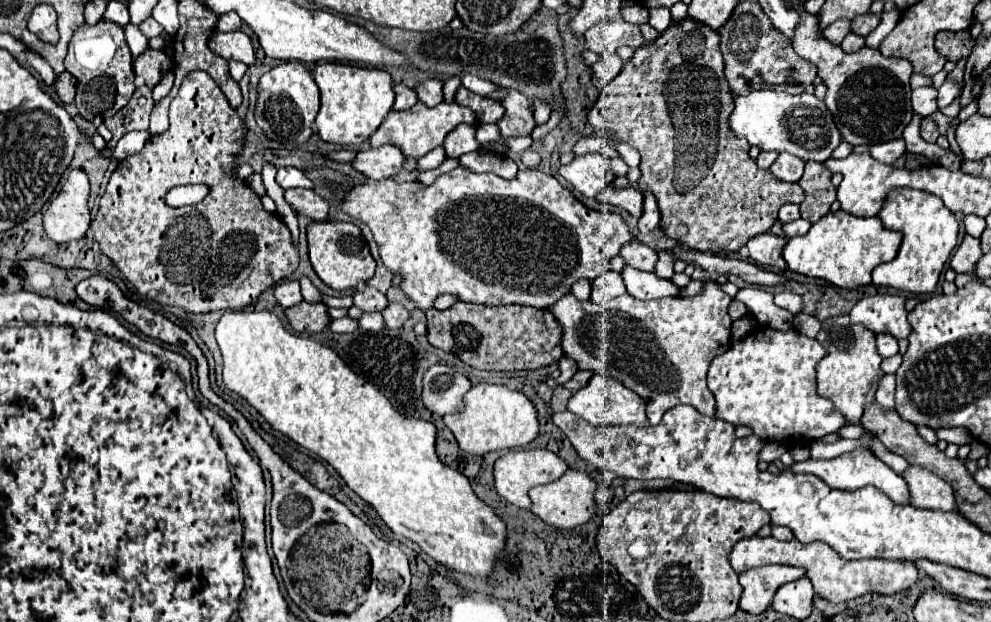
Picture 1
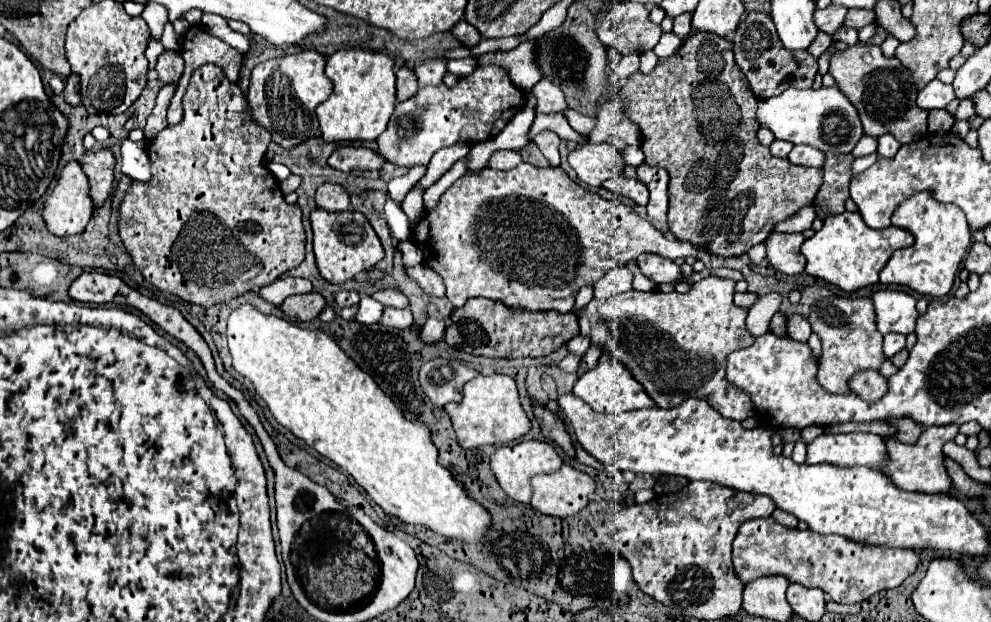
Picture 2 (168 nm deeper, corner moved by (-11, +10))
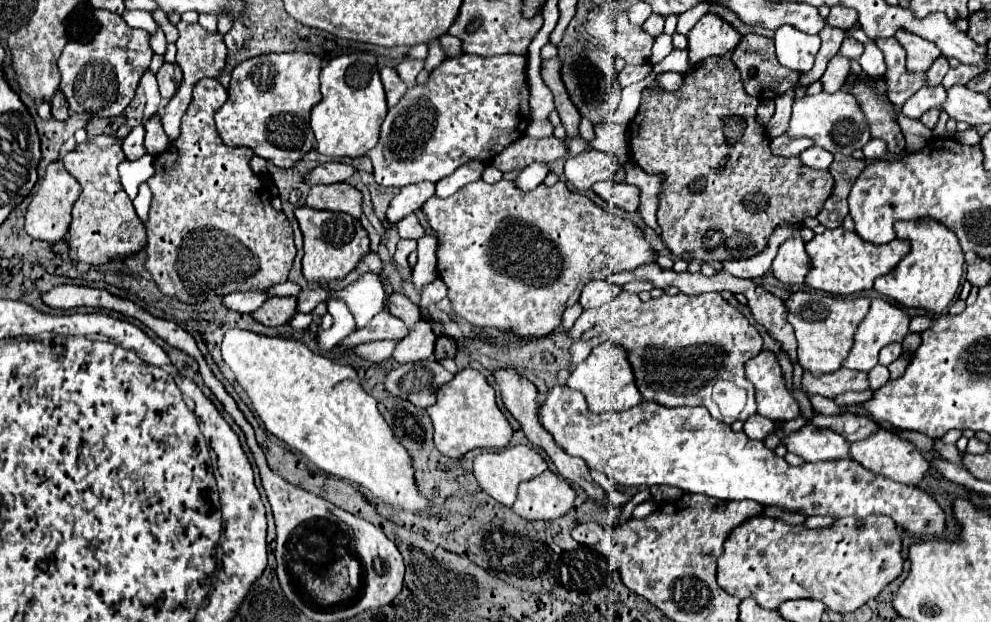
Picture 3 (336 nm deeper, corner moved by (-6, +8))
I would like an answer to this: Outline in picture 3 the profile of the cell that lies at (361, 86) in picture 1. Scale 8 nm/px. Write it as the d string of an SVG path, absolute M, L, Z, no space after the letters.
M356 52L332 58L320 72L320 86L324 98L310 112L316 150L326 156L362 156L372 150L378 144L380 126L388 110L376 56Z

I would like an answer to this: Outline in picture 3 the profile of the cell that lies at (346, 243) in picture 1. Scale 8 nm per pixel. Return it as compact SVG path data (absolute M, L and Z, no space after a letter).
M308 206L296 208L294 214L296 214L300 230L304 234L302 272L304 272L308 282L326 284L332 280L342 280L370 252L368 232L362 228L358 218L348 216L344 212L324 212L324 210L318 212L318 210L308 208Z

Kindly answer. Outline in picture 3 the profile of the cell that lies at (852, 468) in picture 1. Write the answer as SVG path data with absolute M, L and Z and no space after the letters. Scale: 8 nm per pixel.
M814 424L802 426L790 436L782 436L786 448L804 462L822 462L822 460L842 460L850 456L850 442L828 428L816 428Z

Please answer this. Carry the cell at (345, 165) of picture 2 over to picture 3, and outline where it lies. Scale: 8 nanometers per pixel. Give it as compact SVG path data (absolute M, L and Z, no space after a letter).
M326 162L316 166L312 172L308 172L306 182L312 184L334 184L334 182L344 182L356 172L354 166L342 164L342 162Z

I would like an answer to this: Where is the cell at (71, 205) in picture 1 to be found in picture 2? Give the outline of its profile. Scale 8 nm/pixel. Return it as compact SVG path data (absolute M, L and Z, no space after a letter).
M67 162L59 174L57 186L43 204L43 220L51 234L55 236L73 236L81 234L93 216L93 202L89 198L89 180L81 170L79 162Z

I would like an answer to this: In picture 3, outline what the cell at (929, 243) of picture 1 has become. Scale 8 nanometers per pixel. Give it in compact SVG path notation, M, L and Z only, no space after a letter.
M934 218L894 222L894 230L898 238L910 240L912 248L896 264L896 268L874 280L874 290L904 306L924 308L930 310L930 314L942 314L954 300L960 278L964 274L964 252L956 234Z

